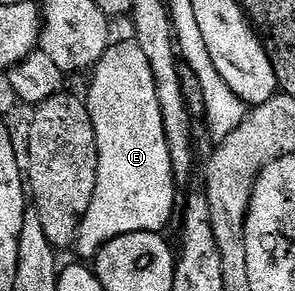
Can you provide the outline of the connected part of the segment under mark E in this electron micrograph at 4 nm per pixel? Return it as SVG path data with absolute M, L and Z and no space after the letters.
M135 39L116 43L109 43L106 54L96 63L86 95L98 138L98 182L74 245L80 258L96 257L105 242L131 232L163 233L164 215L176 204L178 185L172 177L150 62L146 62Z

